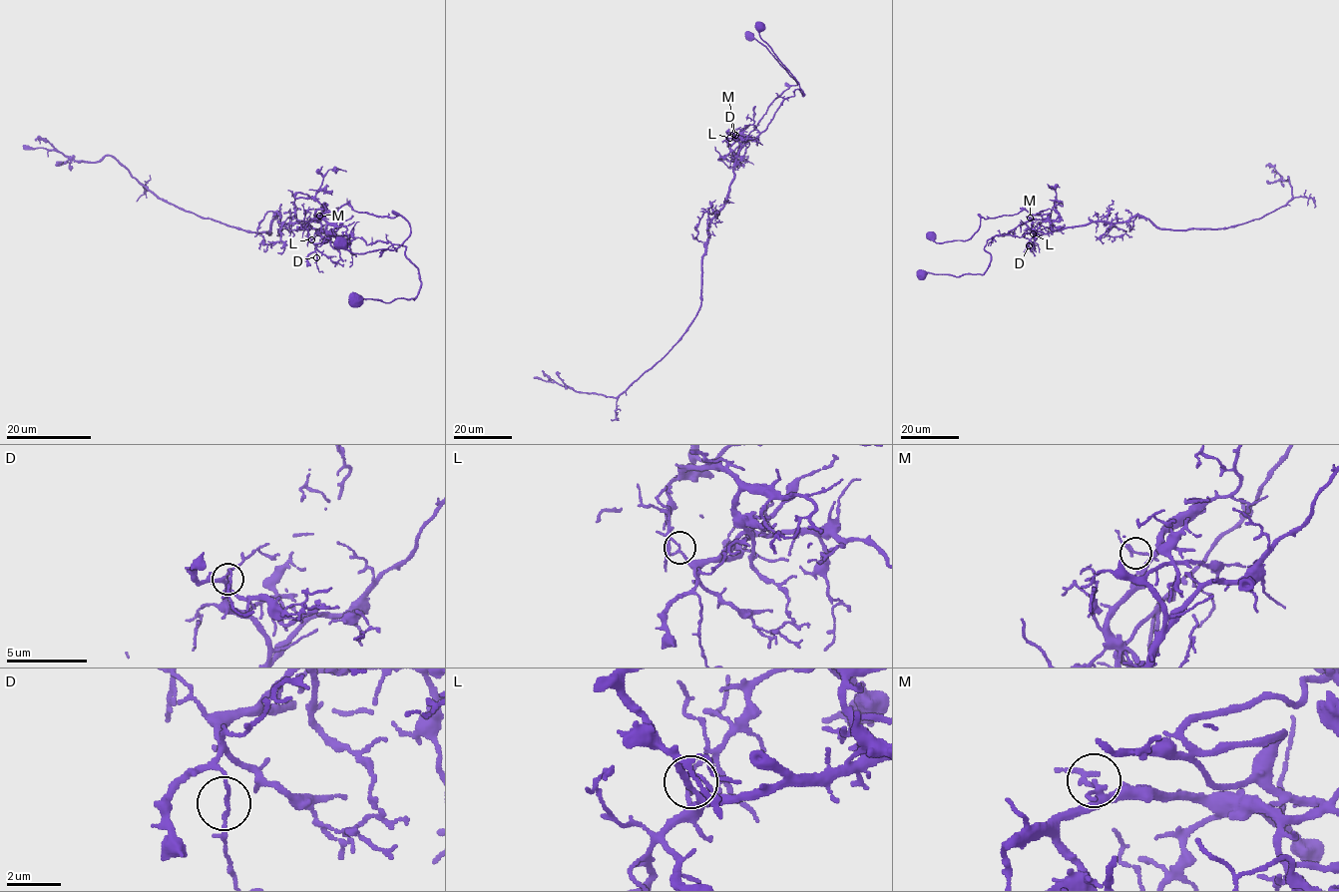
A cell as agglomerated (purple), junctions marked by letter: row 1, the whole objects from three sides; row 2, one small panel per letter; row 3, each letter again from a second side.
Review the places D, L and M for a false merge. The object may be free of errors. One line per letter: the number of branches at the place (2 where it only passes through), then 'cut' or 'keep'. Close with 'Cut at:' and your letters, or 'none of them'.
D: 2 | keep
L: 2 | cut
M: 2 | keep
Cut at: L

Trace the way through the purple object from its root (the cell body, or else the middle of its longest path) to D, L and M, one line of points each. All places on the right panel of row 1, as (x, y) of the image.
D: (930, 237), (937, 242), (966, 240), (979, 227), (981, 218), (1026, 210), (1046, 219), (1029, 245)
L: (930, 237), (937, 242), (966, 240), (979, 227), (981, 218), (1014, 215), (1023, 210), (1046, 219), (1034, 233)
M: (930, 237), (937, 242), (966, 240), (979, 227), (981, 218), (1014, 215), (1023, 210), (1046, 220), (1030, 218)

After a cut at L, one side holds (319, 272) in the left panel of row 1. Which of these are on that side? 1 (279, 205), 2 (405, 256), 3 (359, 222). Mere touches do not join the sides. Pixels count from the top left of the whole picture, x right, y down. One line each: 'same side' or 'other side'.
1: same side
2: same side
3: same side

